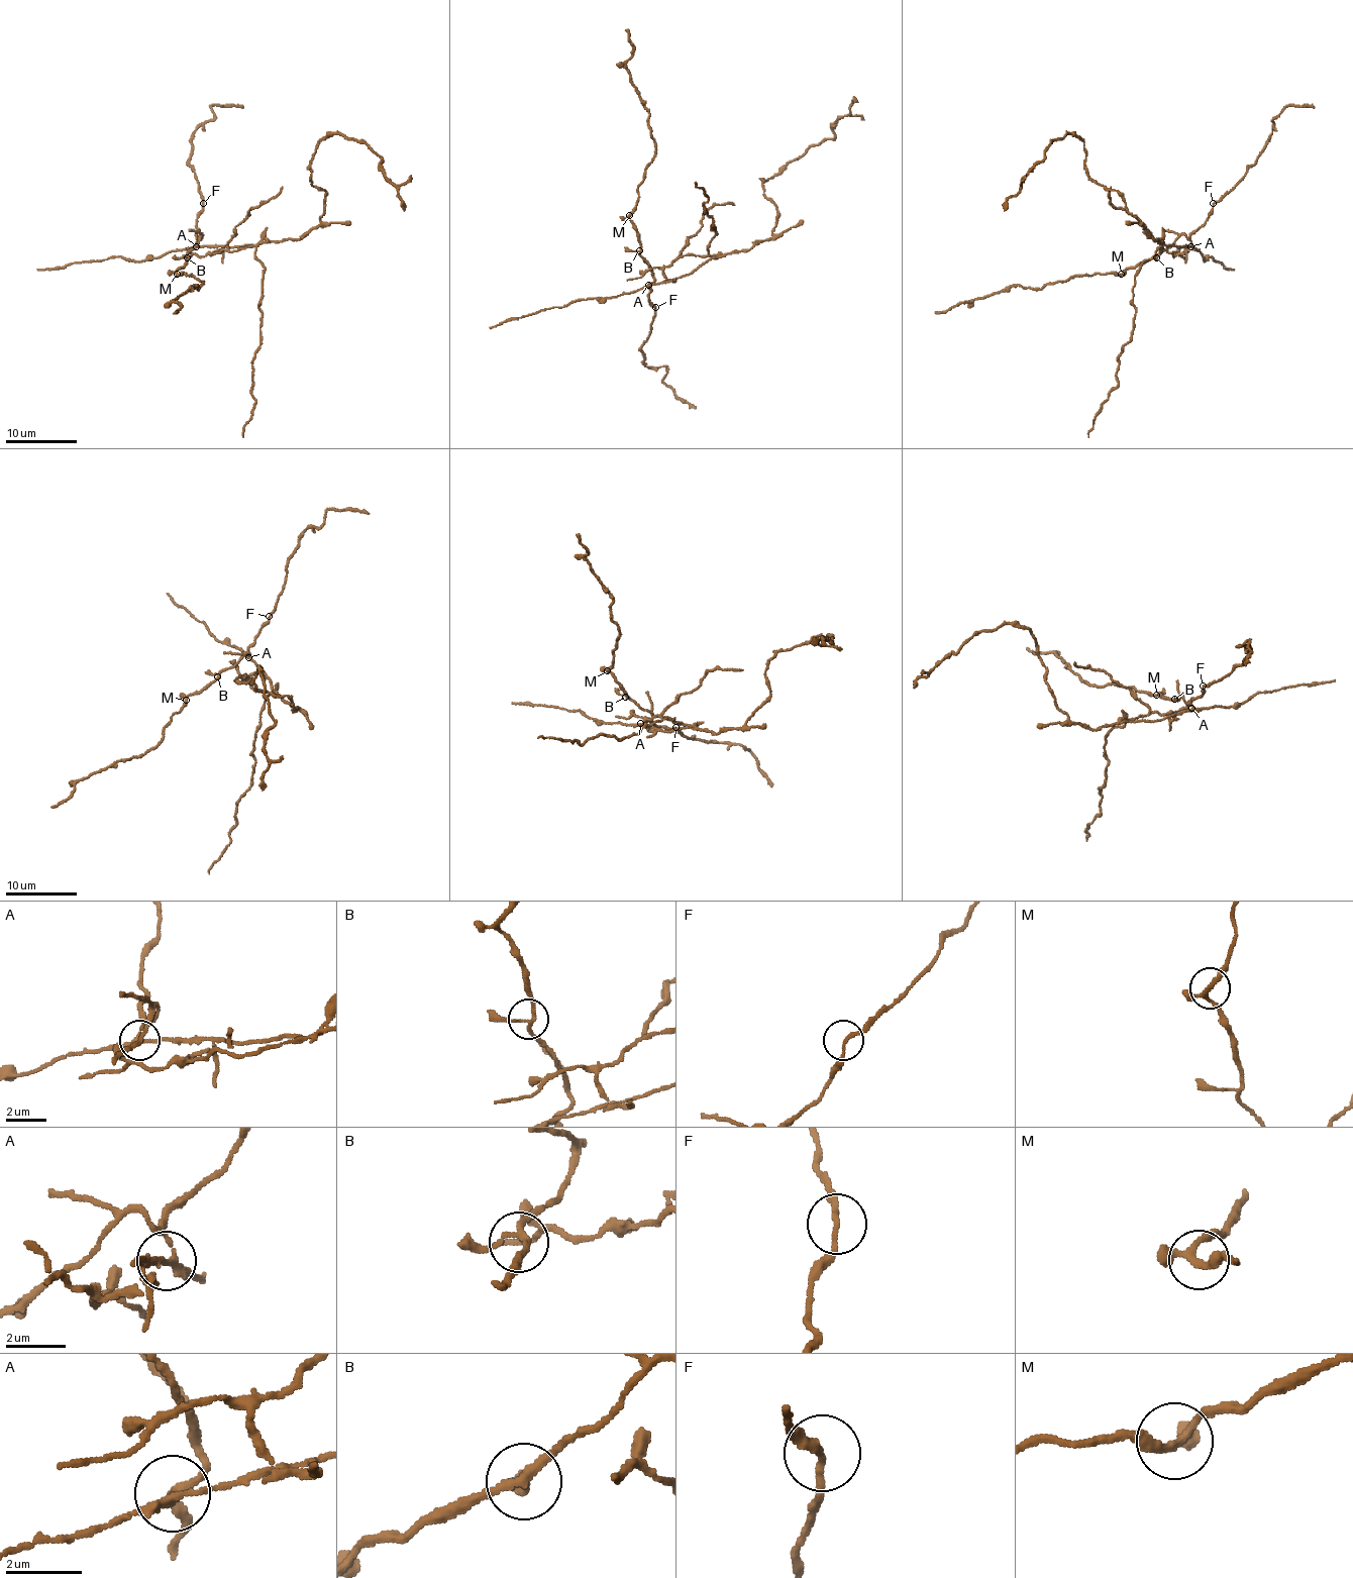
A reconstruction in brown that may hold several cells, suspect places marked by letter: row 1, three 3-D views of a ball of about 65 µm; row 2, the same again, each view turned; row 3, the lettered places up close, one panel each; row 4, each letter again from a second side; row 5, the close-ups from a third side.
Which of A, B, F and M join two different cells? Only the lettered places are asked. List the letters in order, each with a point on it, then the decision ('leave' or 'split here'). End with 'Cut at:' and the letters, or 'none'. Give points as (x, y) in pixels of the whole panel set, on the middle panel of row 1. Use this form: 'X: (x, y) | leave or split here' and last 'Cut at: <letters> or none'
A: (648, 285) | split here
B: (639, 250) | leave
F: (655, 307) | leave
M: (629, 215) | leave
Cut at: A

